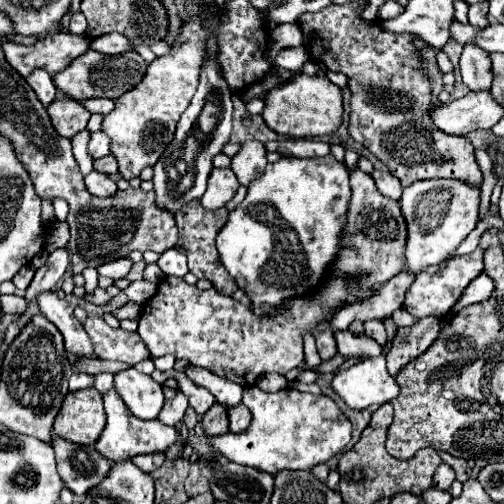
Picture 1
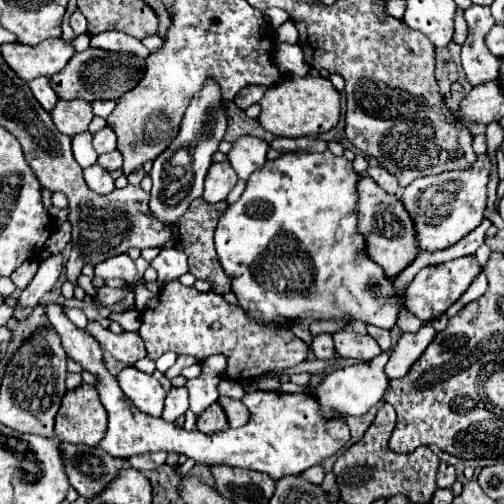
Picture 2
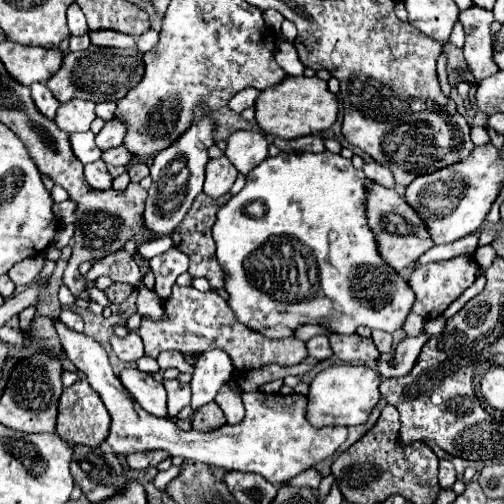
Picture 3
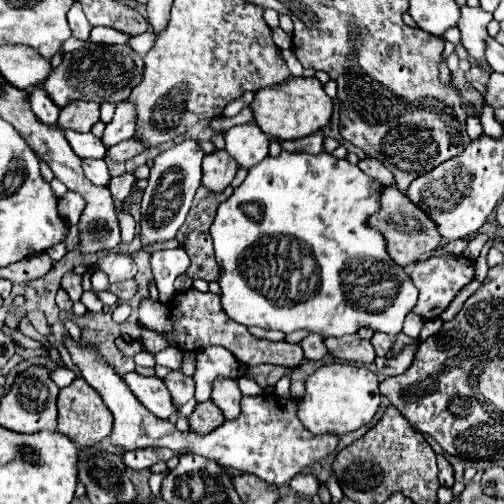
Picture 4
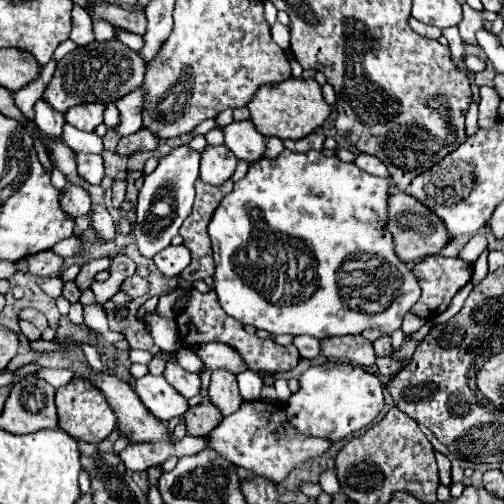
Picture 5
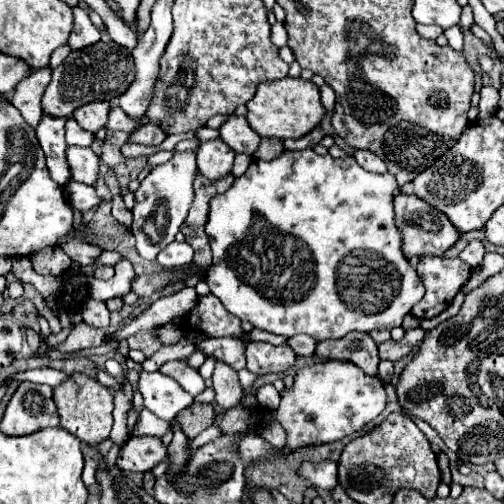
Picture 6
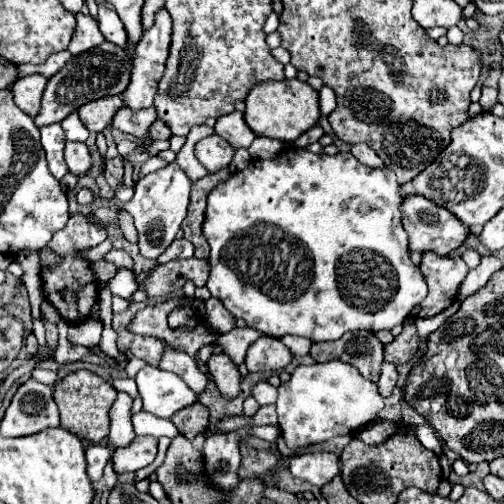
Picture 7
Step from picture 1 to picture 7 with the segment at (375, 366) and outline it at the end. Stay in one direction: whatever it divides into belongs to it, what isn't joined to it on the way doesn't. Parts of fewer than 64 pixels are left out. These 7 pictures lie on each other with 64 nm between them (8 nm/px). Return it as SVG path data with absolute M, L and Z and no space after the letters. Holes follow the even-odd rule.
M334 360L324 364L312 364L312 366L298 366L290 378L290 382L282 382L278 386L278 420L284 432L284 442L290 450L306 448L318 442L326 442L332 436L348 436L366 424L374 422L378 418L378 412L384 408L384 398L378 392L378 384L366 380L352 364Z

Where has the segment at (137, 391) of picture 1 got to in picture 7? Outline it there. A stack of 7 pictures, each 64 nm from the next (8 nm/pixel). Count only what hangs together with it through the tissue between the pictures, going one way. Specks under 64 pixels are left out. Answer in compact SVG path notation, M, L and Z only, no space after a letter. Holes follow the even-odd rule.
M146 366L136 376L138 392L144 402L144 410L158 418L170 418L174 412L194 404L196 394L172 372L164 372L154 366Z

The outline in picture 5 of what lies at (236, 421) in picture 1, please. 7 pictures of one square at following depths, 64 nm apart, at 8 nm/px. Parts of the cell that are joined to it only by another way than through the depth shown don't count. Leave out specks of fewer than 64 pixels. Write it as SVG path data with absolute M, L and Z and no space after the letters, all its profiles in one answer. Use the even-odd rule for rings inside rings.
M214 372L212 374L208 396L210 396L210 402L216 404L224 416L230 416L242 404L236 376L232 376L230 372Z

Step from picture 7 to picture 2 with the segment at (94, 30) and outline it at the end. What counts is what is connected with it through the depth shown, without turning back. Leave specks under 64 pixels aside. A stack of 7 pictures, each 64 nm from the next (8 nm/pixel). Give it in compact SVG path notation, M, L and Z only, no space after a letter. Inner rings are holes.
M76 10L76 12L72 14L72 18L70 18L70 26L72 26L72 30L74 30L76 36L86 32L86 18L84 18L84 14L82 14L80 10Z

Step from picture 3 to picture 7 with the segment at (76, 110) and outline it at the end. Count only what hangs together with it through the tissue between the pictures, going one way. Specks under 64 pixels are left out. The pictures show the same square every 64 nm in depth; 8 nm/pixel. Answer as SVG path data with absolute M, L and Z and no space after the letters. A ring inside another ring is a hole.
M108 96L104 100L92 100L88 104L84 104L84 108L78 110L82 124L90 130L90 132L102 132L104 128L110 126L114 112L122 106L120 96Z

